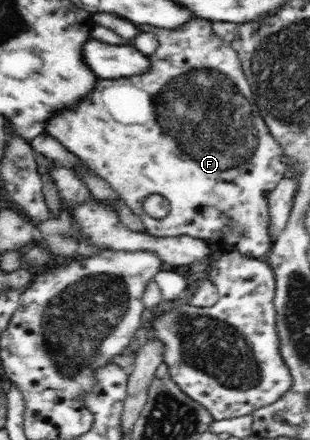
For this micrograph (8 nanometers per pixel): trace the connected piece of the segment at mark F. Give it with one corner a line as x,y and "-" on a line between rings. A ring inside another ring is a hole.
193,18
184,23
184,26
167,30
165,28
152,28
151,31
159,40
159,47
153,55
149,56
150,66
145,74
137,74
119,79
98,79
97,87
83,97
77,105
63,109
55,113
45,124
44,132
51,135
65,146
65,149
73,152
78,158
81,158
89,168
99,177
105,179
107,183
115,190
120,199
138,215
145,225
145,233
157,238
169,238
177,236
189,236
197,239
205,239
214,246
221,247
223,251
239,252
248,258
264,259
272,246
268,227
269,227
269,202
270,194
279,181
284,176
287,158
281,150
281,144
273,138
271,130
263,121
259,108
253,99
253,93
249,89
247,76
242,70
242,65
238,54
228,45
225,44
213,32
211,20
203,18
-
152,193
158,193
169,201
170,211
161,219
153,219
143,210
143,202

